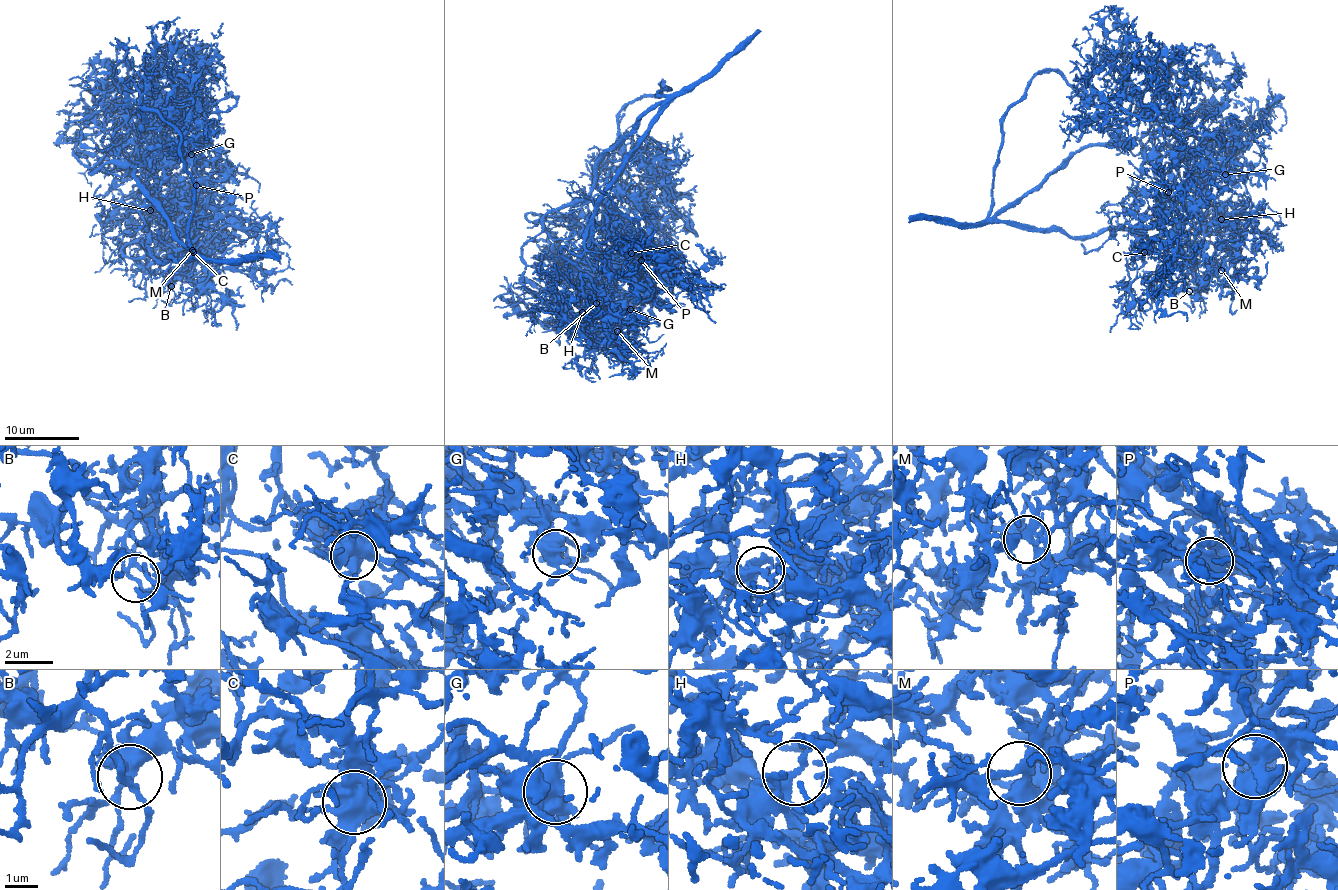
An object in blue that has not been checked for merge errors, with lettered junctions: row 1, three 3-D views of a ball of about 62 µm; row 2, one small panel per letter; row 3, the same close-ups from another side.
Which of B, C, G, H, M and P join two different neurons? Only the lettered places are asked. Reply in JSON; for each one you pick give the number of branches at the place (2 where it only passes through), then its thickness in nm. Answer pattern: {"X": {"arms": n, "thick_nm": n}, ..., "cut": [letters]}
{"cut": []}

